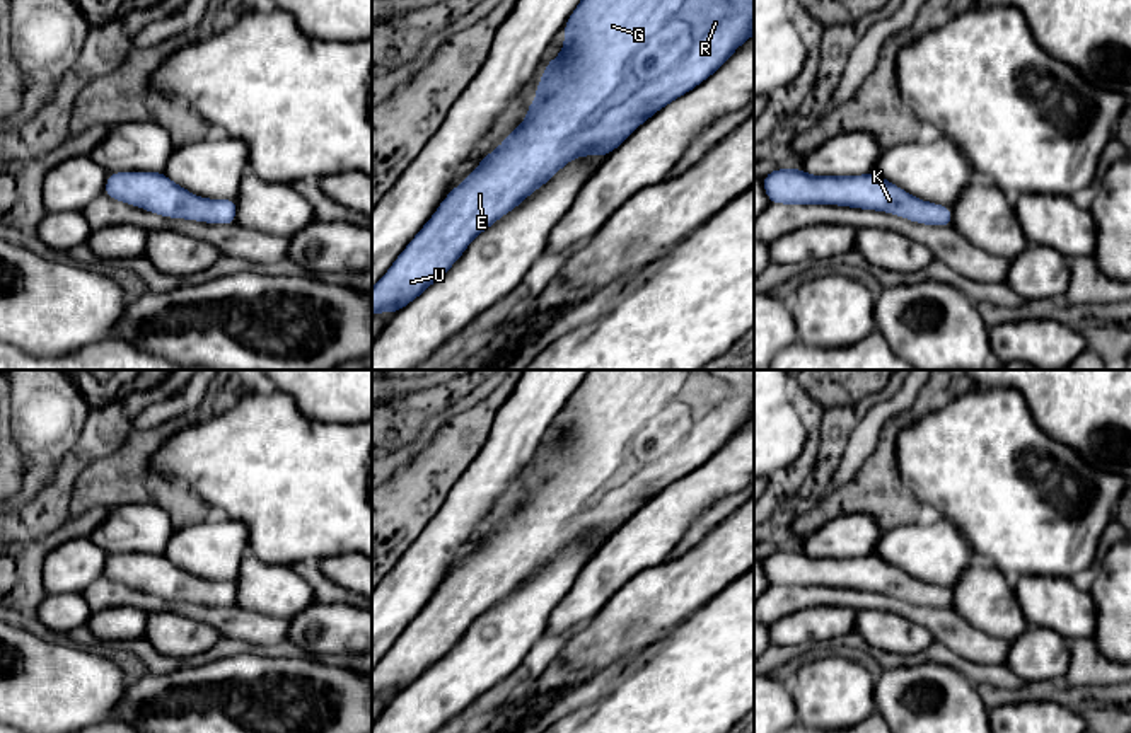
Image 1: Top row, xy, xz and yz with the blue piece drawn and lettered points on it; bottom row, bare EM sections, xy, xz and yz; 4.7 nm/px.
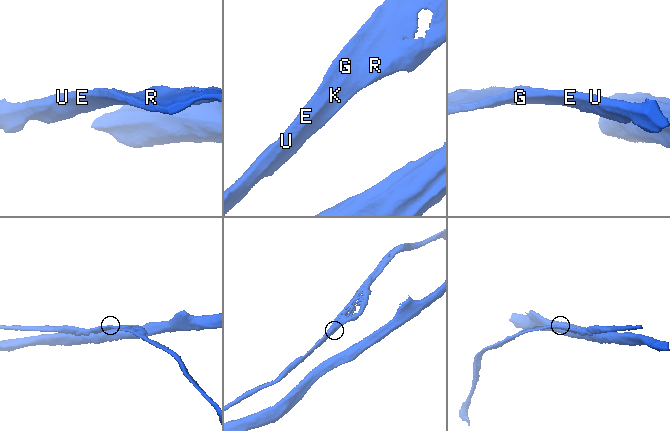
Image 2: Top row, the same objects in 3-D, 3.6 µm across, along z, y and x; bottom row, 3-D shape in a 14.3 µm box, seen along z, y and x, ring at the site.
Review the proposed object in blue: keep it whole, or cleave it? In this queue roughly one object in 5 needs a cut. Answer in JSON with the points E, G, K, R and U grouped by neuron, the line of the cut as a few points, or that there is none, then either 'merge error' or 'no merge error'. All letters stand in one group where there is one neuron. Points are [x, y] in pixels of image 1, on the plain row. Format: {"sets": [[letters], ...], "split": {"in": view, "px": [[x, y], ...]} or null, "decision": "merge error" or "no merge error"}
{"sets": [["E", "G", "K", "R", "U"]], "split": null, "decision": "no merge error"}

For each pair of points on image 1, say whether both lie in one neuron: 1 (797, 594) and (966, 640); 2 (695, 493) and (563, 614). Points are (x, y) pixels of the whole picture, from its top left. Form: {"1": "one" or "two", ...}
{"1": "one", "2": "one"}

